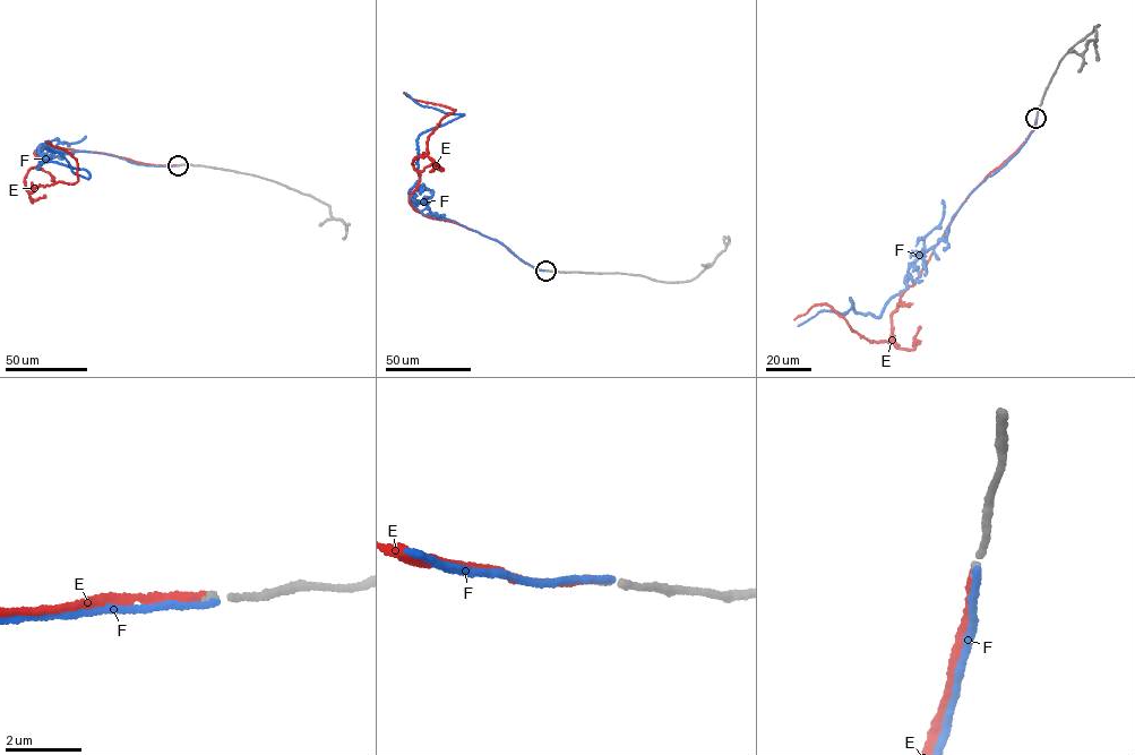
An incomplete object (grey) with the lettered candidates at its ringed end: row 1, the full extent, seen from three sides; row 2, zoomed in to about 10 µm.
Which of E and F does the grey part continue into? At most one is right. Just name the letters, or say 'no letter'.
E

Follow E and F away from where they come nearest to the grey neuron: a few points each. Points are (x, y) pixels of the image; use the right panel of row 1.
E: (1035, 118), (1023, 144), (966, 197), (902, 294), (891, 318), (895, 346), (860, 336), (824, 303), (794, 319)
F: (1037, 118), (882, 314), (856, 312), (850, 298), (844, 315), (820, 311), (798, 326)

